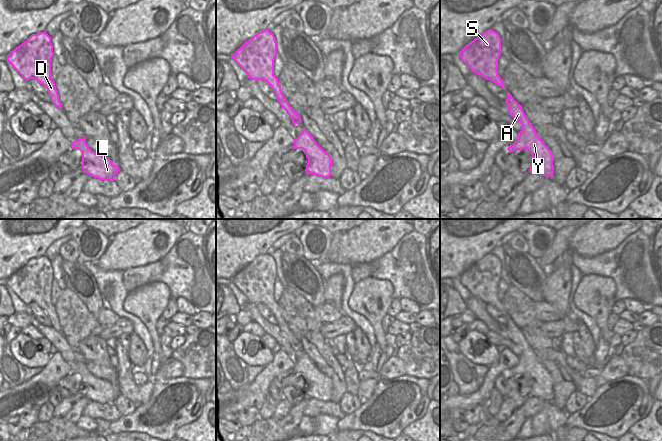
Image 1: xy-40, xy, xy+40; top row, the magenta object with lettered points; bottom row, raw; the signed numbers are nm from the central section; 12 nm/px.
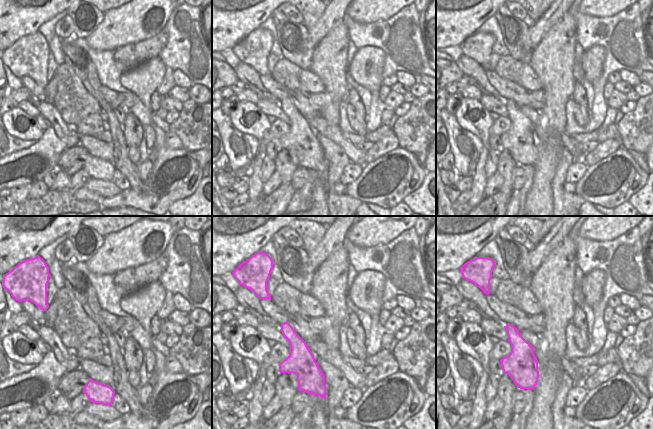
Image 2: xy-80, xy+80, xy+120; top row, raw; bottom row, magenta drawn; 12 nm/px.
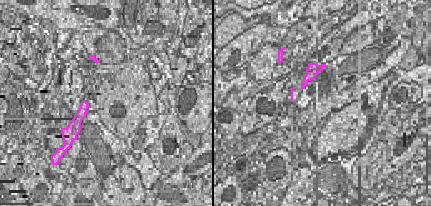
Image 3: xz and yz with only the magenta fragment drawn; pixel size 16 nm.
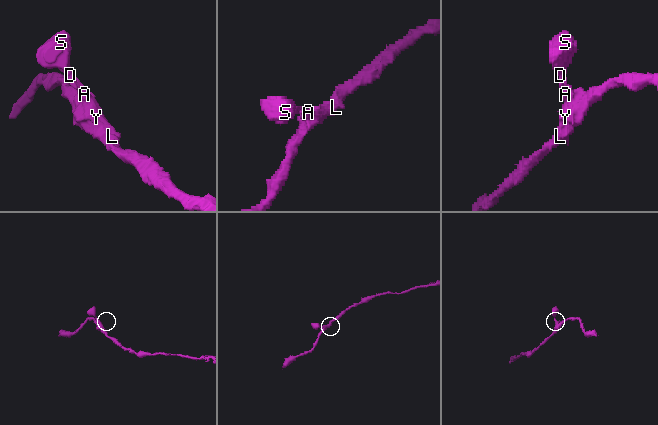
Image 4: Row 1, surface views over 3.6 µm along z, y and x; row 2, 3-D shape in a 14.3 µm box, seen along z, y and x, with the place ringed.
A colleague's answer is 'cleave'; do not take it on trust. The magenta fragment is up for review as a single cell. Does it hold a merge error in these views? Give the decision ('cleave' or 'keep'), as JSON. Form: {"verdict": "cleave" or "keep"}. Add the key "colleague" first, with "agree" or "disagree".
{"colleague": "disagree", "verdict": "keep"}

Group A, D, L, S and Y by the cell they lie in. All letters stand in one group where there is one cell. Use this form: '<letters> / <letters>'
A D L S Y

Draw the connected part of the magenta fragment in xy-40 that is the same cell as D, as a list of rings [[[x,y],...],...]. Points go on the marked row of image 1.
[[[44,31],[32,34],[26,41],[16,47],[7,55],[7,62],[26,80],[35,79],[48,91],[51,102],[62,109],[59,94],[55,87],[55,81],[51,79],[51,59],[54,56],[51,37]]]

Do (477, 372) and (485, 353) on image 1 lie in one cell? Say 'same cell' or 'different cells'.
different cells

